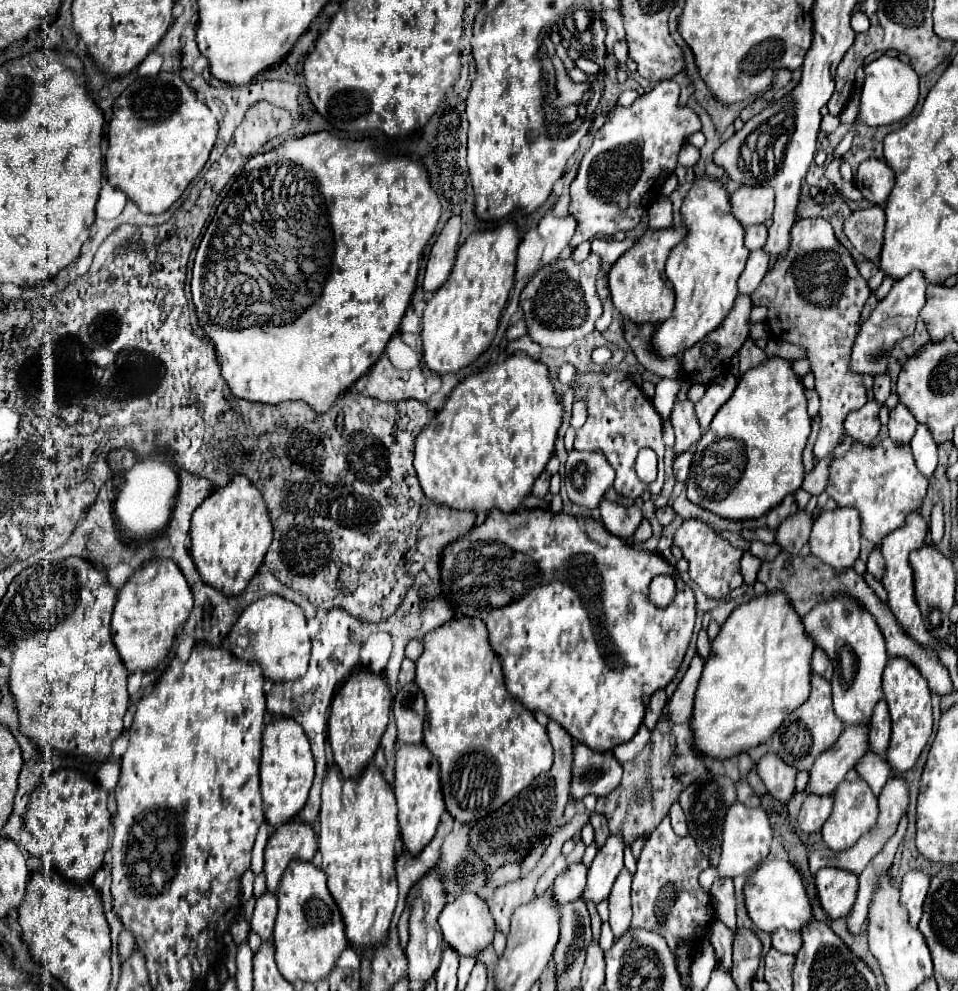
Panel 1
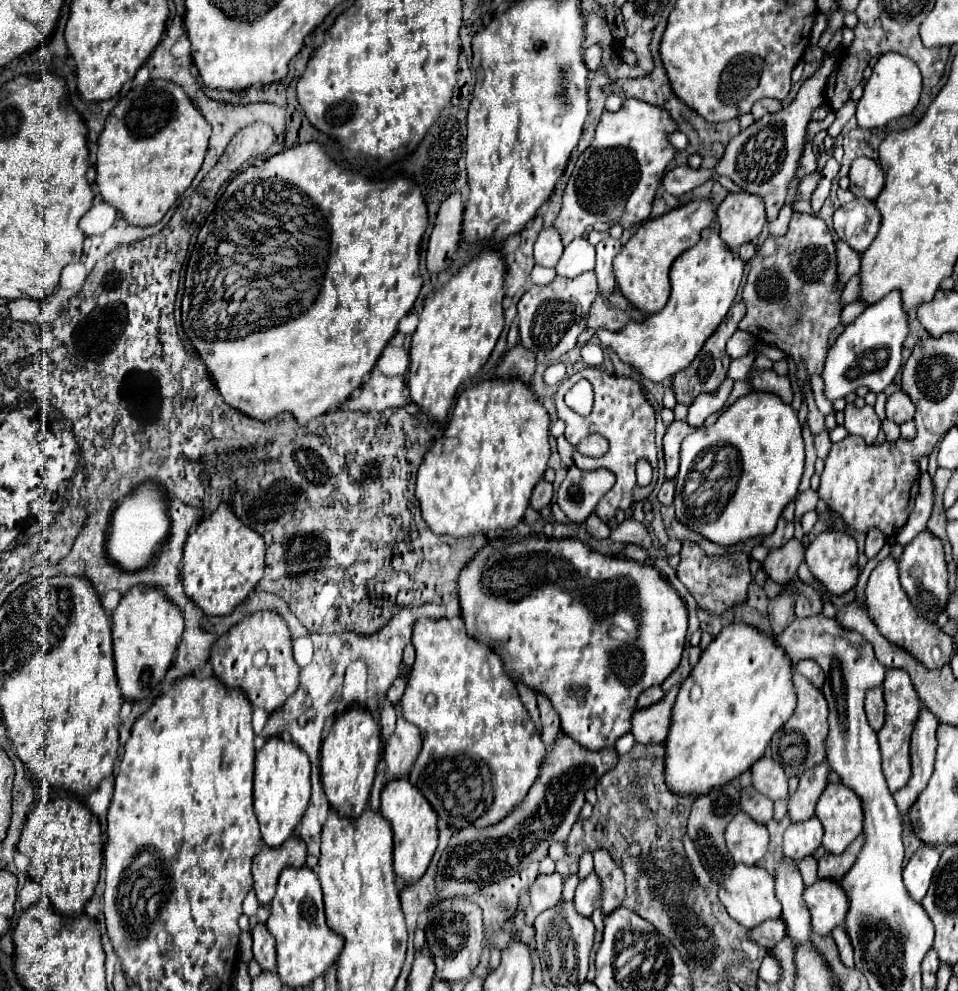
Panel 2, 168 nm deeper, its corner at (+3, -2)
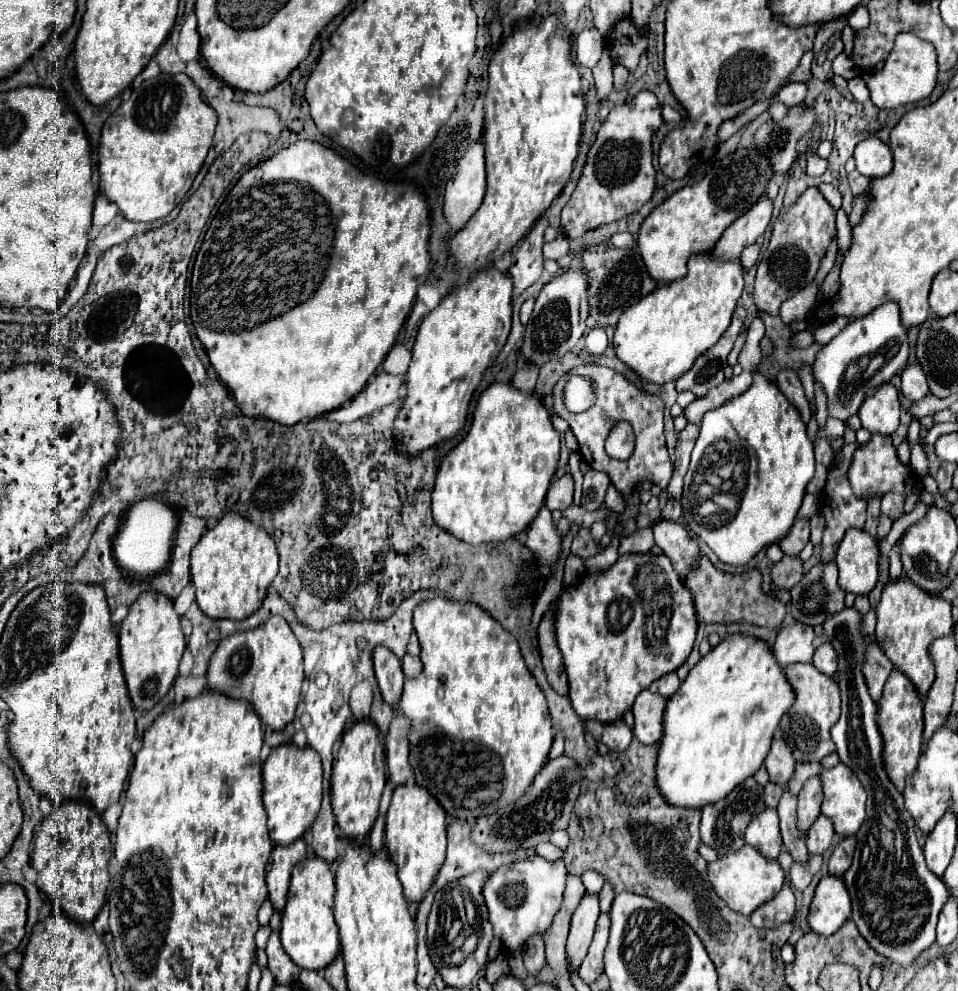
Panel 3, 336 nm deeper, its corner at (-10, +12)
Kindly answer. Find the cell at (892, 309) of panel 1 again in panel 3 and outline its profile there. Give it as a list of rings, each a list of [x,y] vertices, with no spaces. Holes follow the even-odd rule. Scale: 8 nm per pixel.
[[[887,301],[887,303],[879,305],[877,309],[873,309],[871,313],[867,313],[865,317],[853,319],[837,337],[833,337],[819,351],[819,355],[817,355],[817,359],[813,363],[813,377],[827,391],[827,409],[829,409],[829,415],[845,421],[853,413],[859,411],[859,405],[861,405],[865,393],[873,385],[887,383],[895,373],[903,371],[907,363],[909,363],[909,329],[905,329],[905,325],[901,323],[901,309],[899,309],[899,305],[895,301]],[[875,355],[883,357],[883,365],[869,379],[857,377],[859,381],[855,381],[855,391],[847,393],[845,383],[843,383],[847,367],[851,363],[859,361],[861,357],[875,357]]]

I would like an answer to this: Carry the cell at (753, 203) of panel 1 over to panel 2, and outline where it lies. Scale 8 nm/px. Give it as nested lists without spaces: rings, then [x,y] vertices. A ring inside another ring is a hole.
[[[734,193],[728,195],[718,209],[718,231],[730,251],[736,251],[740,245],[750,243],[760,235],[766,223],[764,201],[758,195]]]

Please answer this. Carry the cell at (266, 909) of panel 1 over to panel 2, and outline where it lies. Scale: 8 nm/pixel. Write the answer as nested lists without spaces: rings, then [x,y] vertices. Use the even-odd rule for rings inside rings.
[[[258,923],[254,929],[252,929],[252,951],[254,951],[254,959],[256,963],[262,967],[262,971],[270,971],[270,973],[276,973],[276,947],[274,947],[274,939],[272,935],[268,933],[266,925]]]

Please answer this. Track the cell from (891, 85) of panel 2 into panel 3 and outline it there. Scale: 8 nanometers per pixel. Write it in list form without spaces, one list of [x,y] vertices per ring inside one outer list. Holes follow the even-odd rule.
[[[899,33],[895,37],[895,45],[883,65],[881,71],[867,71],[863,75],[869,91],[871,101],[879,109],[895,109],[905,103],[915,103],[931,95],[937,81],[937,55],[935,47],[929,41],[923,41],[909,33]]]

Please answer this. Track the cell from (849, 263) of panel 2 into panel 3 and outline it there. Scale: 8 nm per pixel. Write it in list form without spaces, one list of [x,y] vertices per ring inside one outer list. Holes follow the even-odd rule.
[[[843,209],[837,211],[837,243],[839,243],[839,255],[843,257],[845,251],[849,251],[853,241],[853,229],[849,225],[849,219]]]

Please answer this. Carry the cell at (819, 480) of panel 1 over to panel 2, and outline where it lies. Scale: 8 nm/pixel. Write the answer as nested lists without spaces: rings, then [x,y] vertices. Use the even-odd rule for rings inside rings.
[[[808,489],[804,491],[798,499],[796,499],[796,515],[794,515],[794,521],[800,521],[804,513],[812,511],[818,503],[818,493],[814,489]]]

